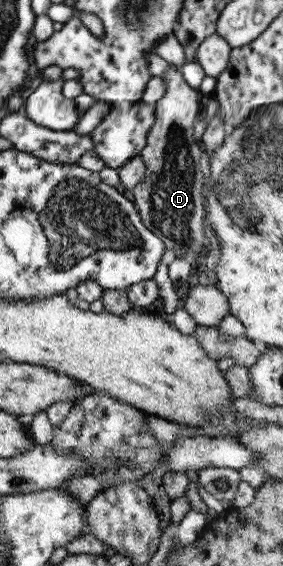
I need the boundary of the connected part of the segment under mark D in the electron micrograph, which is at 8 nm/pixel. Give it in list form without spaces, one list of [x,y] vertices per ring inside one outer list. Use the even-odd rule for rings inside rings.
[[[168,64],[168,69],[159,77],[165,83],[165,94],[154,102],[153,106],[153,124],[147,130],[145,136],[145,146],[141,149],[140,156],[144,164],[144,177],[139,184],[127,191],[131,199],[142,226],[157,235],[164,249],[170,250],[175,258],[183,258],[192,261],[196,254],[207,246],[207,240],[204,237],[202,222],[204,220],[204,200],[201,195],[203,178],[199,170],[199,158],[201,150],[193,141],[192,126],[197,121],[197,90],[187,86],[183,80],[181,72],[177,66]]]

